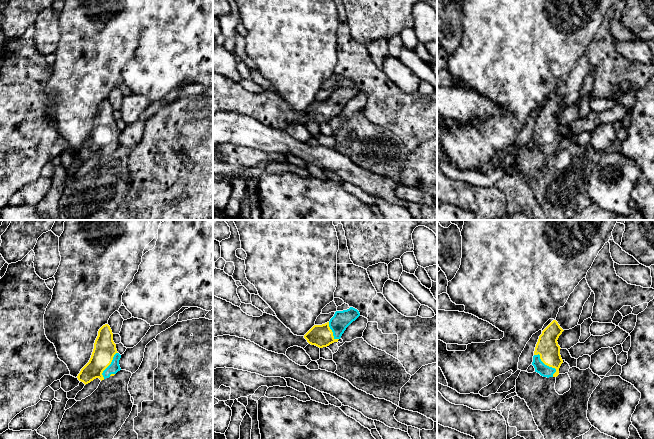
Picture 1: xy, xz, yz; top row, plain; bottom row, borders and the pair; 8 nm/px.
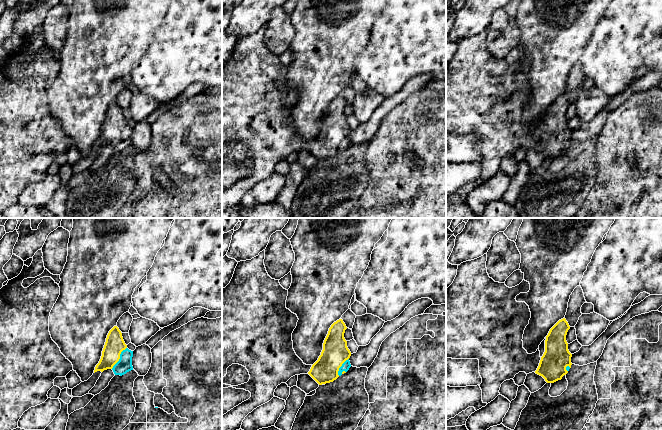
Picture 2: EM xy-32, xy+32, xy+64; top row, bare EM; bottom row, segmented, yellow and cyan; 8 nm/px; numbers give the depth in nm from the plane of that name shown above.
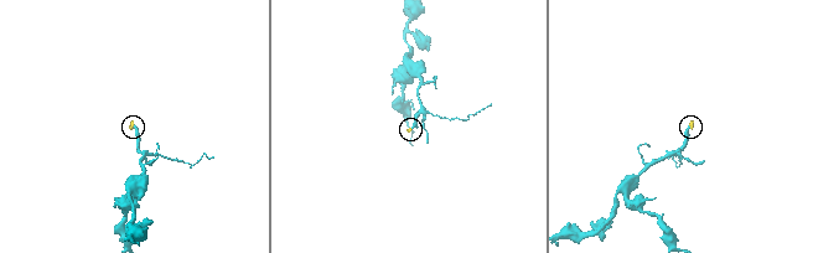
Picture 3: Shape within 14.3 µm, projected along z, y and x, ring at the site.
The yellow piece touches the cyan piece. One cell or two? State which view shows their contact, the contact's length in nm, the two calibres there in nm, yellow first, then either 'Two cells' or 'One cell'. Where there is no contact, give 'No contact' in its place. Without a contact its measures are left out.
Touches yellow in yz. Shared border 240 nm. Thickness 180 nm (yellow) against 90 nm. One cell

